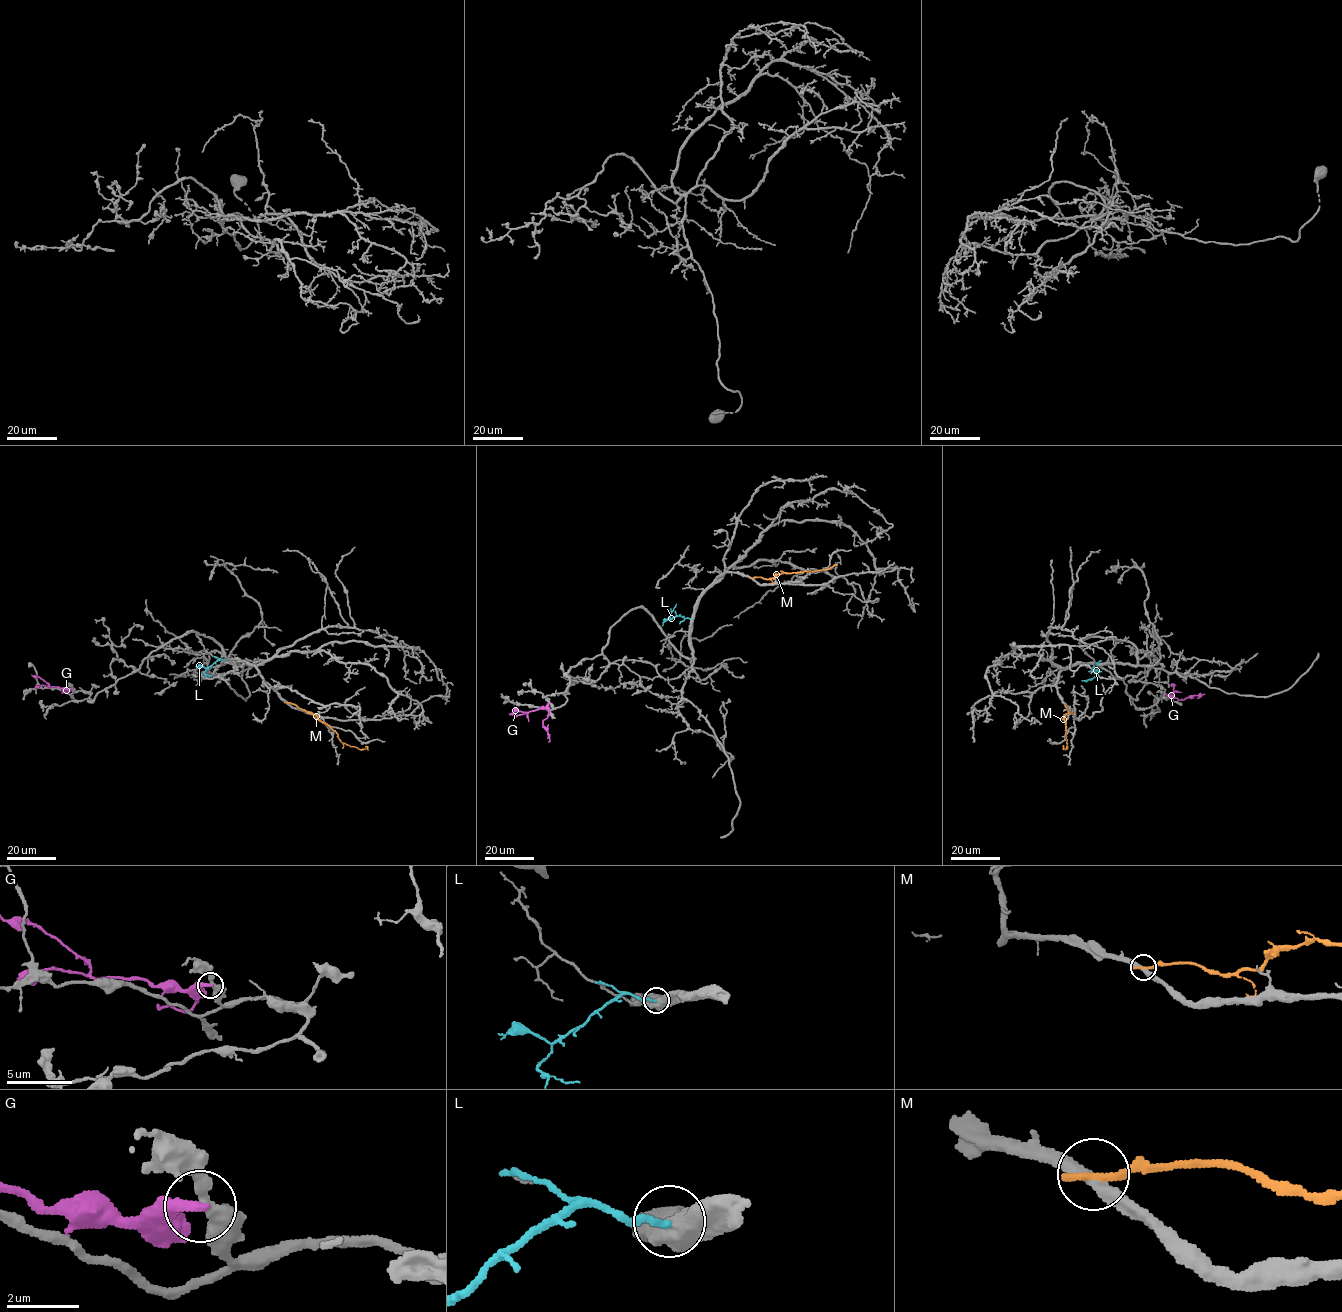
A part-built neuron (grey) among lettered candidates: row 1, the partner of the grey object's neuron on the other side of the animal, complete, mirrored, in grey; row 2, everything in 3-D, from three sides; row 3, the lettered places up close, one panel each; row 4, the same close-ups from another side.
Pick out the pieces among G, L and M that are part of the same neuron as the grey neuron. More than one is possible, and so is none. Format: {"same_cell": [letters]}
{"same_cell": ["L"]}

